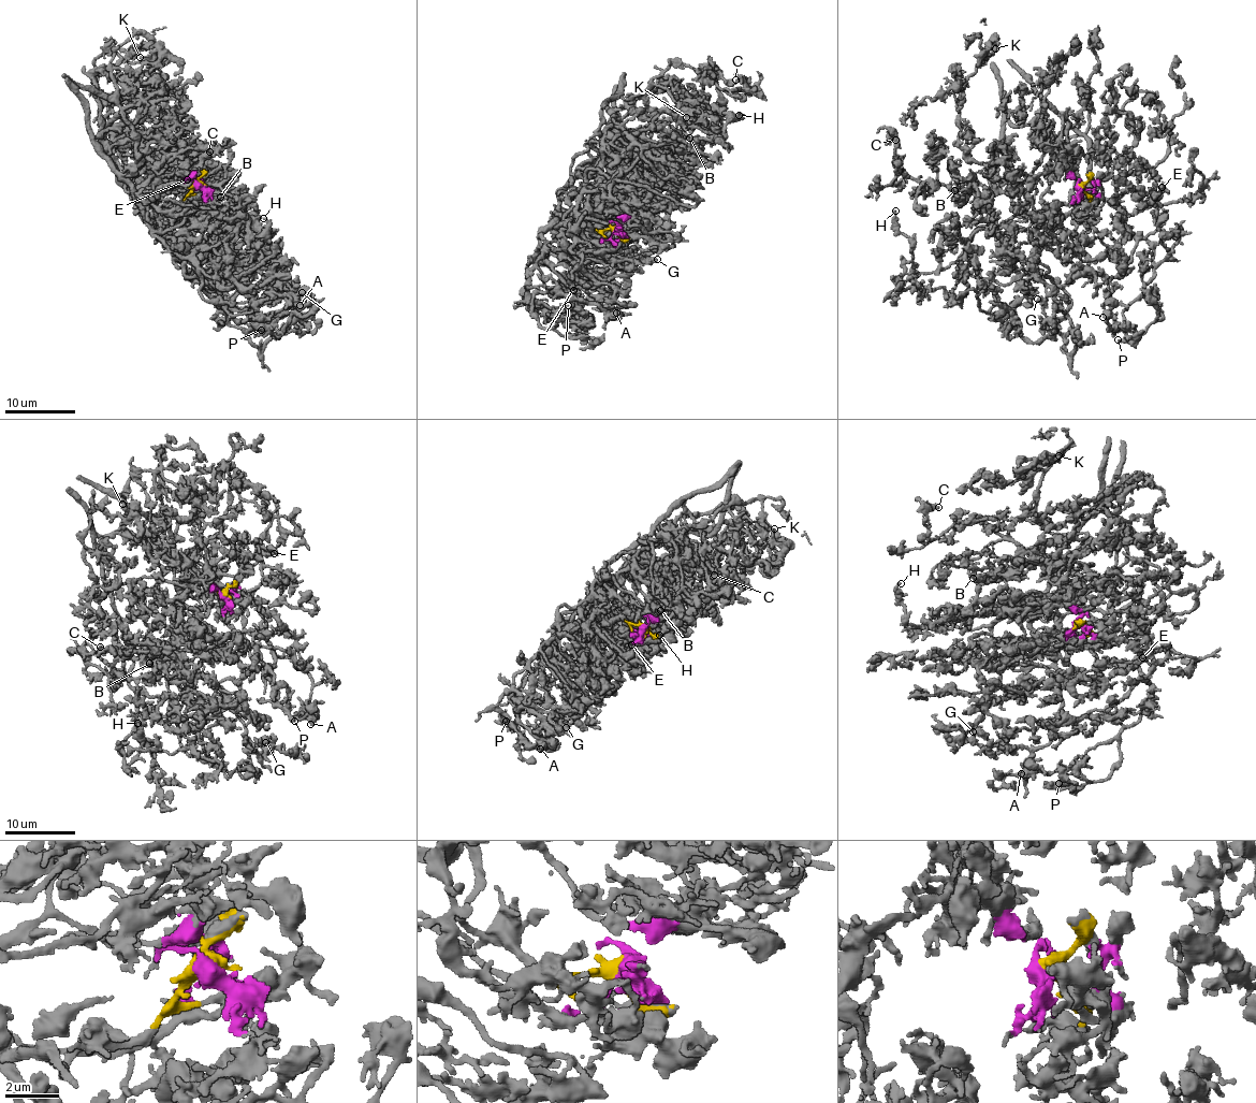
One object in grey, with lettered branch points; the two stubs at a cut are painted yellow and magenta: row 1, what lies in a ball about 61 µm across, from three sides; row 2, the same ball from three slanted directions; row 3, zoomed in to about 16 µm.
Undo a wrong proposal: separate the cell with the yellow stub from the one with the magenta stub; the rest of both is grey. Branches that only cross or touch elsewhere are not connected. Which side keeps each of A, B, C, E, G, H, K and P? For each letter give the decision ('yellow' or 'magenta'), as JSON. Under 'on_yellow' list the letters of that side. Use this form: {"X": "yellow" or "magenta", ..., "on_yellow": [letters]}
{"A": "magenta", "B": "yellow", "C": "yellow", "E": "magenta", "G": "magenta", "H": "yellow", "K": "yellow", "P": "magenta", "on_yellow": ["B", "C", "H", "K"]}

